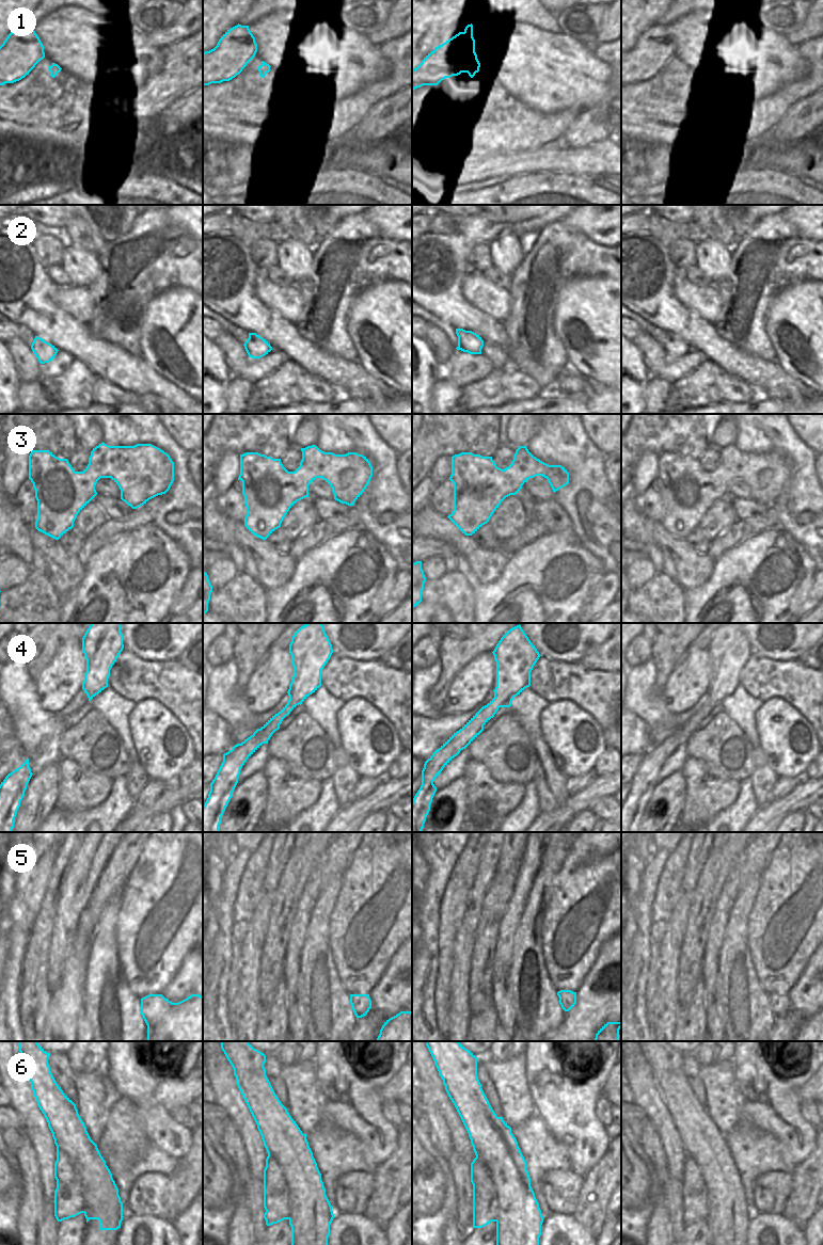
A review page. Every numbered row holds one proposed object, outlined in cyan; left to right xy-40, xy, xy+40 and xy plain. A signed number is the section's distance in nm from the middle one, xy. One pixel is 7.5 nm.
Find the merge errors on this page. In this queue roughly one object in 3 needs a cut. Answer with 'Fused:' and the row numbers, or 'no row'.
Fused: 6

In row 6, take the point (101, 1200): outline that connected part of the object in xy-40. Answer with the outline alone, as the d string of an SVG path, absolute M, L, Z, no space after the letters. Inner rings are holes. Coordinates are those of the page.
M18 1041L18 1050L57 1149L69 1156L82 1180L86 1223L98 1219L100 1230L117 1230L124 1217L118 1188L76 1104L57 1084L48 1065L50 1053L37 1041Z

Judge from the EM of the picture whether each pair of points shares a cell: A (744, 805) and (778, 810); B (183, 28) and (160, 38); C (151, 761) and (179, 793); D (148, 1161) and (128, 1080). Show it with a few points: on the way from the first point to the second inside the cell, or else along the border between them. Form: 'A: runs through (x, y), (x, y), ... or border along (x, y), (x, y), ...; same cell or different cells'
A: border along (759, 808), (747, 820); different cells
B: runs through (177, 30), (165, 35); same cell
C: border along (175, 779), (169, 783); different cells
D: border along (153, 1144), (174, 1159); different cells

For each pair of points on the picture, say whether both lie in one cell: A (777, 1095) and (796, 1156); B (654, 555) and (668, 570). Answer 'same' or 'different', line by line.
A: same
B: different

